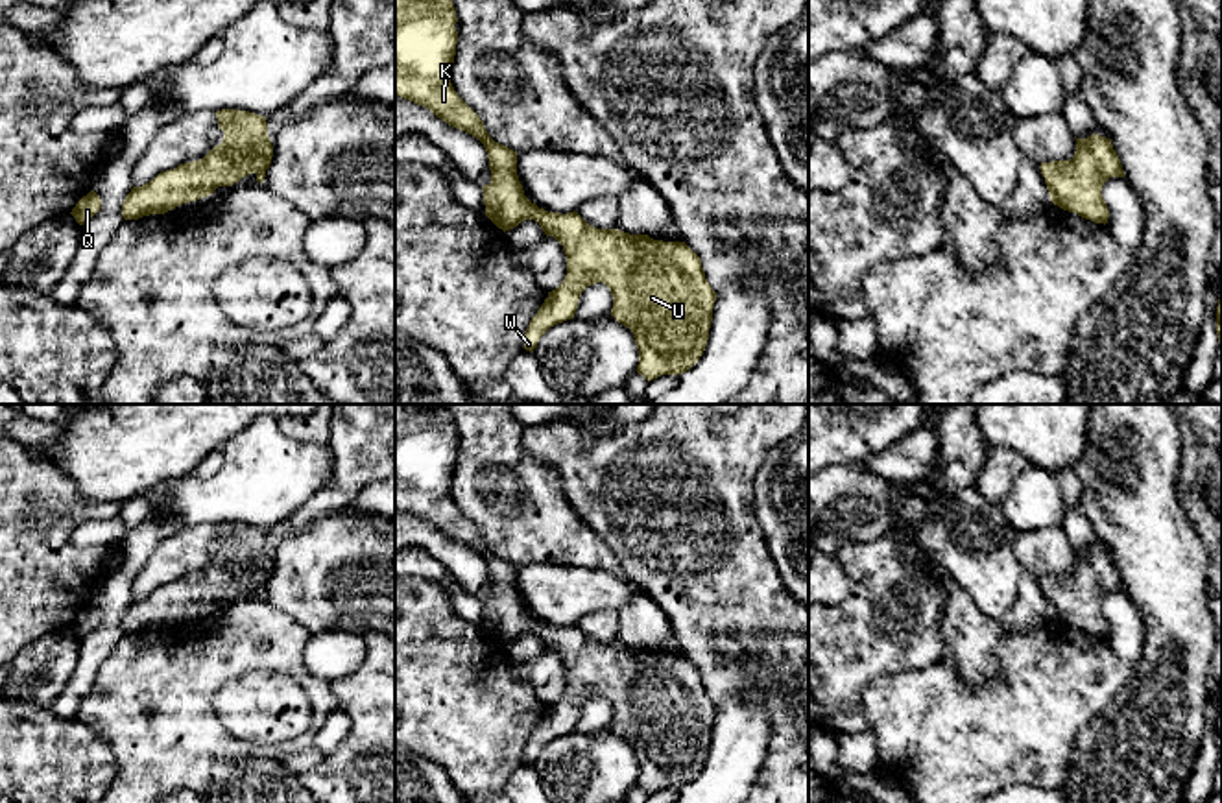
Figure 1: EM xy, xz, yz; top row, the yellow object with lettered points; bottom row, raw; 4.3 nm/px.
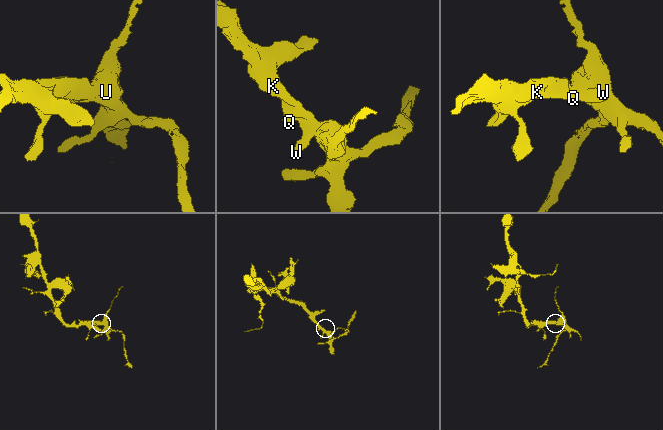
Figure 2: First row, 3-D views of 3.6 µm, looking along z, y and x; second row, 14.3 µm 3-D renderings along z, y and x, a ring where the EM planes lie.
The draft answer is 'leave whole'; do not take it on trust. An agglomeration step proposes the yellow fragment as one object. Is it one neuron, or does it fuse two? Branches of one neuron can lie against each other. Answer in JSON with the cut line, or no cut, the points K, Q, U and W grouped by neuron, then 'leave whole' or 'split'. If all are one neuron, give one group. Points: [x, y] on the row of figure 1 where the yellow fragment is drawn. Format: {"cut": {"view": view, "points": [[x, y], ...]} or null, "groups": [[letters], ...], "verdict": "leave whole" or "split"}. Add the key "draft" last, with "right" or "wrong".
{"cut": null, "groups": [["K", "Q", "U", "W"]], "verdict": "leave whole", "draft": "right"}

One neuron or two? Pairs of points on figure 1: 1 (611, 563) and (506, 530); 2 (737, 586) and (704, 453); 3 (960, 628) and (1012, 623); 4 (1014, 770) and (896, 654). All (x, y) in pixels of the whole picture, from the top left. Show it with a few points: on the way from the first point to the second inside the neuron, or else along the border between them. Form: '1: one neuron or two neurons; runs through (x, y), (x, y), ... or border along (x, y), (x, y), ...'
1: one neuron; runs through (586, 549), (549, 530), (532, 530)
2: one neuron; runs through (737, 552), (742, 538), (713, 486)
3: two neurons; border along (1001, 621), (1006, 630)
4: two neurons; border along (942, 658), (920, 669), (881, 674), (870, 683)

